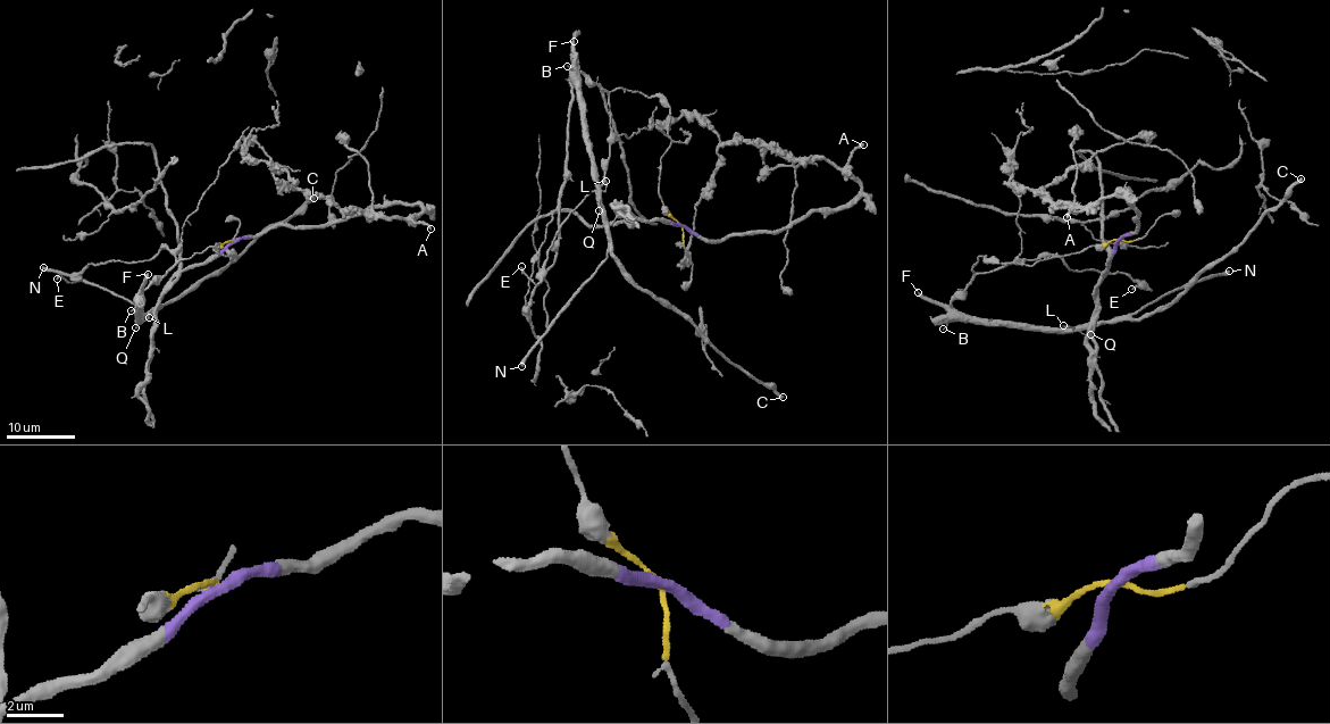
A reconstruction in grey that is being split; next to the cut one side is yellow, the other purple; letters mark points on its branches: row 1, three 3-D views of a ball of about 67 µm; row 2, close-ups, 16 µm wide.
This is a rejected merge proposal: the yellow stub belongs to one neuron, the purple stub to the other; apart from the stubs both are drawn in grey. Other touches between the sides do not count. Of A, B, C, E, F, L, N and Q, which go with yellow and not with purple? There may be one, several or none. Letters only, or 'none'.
B, C, E, F, L, N, Q

